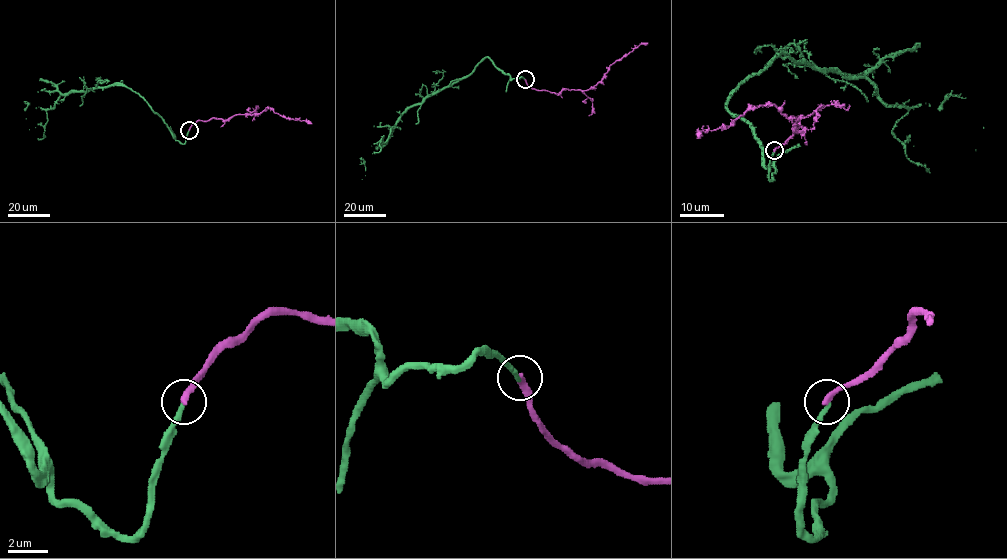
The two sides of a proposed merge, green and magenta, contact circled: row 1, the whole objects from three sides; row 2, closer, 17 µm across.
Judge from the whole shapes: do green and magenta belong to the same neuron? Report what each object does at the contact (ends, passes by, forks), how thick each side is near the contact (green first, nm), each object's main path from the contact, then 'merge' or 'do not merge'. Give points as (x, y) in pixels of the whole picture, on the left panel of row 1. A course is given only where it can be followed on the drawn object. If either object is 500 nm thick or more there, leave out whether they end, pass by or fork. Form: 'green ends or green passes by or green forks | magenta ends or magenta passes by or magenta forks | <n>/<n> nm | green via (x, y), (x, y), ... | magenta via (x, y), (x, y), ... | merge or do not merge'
green ends | magenta ends | 200/320 nm | green via (189, 129), (181, 144), (139, 95), (116, 85), (71, 90), (53, 108), (28, 103), (29, 129) | magenta via (189, 129), (197, 120), (213, 118), (224, 120), (237, 115), (260, 114), (266, 108), (287, 118), (312, 124) | do not merge

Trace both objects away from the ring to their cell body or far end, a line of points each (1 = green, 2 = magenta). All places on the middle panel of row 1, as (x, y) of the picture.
1: (525, 80), (511, 80), (484, 58), (468, 75), (411, 105), (389, 138), (363, 158), (362, 179), (365, 175)
2: (525, 80), (533, 89), (558, 93), (563, 90), (586, 91), (602, 79), (611, 65), (641, 44), (648, 43)

